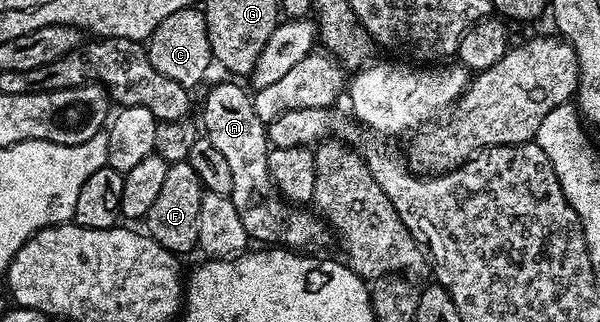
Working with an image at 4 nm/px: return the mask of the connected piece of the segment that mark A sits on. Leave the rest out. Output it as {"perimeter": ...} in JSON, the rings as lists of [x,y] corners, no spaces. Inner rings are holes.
{"perimeter":[[[238,84],[216,85],[215,88],[207,94],[206,101],[204,101],[202,104],[202,120],[200,119],[200,124],[201,127],[204,129],[205,139],[210,140],[212,142],[212,146],[216,146],[216,150],[220,150],[220,154],[224,154],[224,159],[226,159],[226,161],[228,162],[228,167],[232,169],[232,190],[230,191],[229,197],[232,200],[233,205],[236,206],[237,213],[240,214],[240,219],[244,224],[244,229],[247,231],[247,234],[251,241],[256,242],[256,240],[262,240],[258,242],[261,242],[263,245],[266,246],[278,245],[291,250],[322,250],[318,248],[324,247],[325,244],[329,242],[329,240],[332,240],[332,229],[330,225],[327,224],[326,221],[318,215],[317,211],[311,210],[309,207],[306,206],[295,206],[287,202],[284,199],[282,193],[278,191],[277,186],[275,186],[274,179],[270,177],[270,171],[266,169],[266,154],[268,151],[268,141],[266,138],[267,124],[265,124],[264,122],[260,122],[260,118],[256,114],[254,97],[249,91],[246,93],[245,90],[242,89],[241,86]]]}

